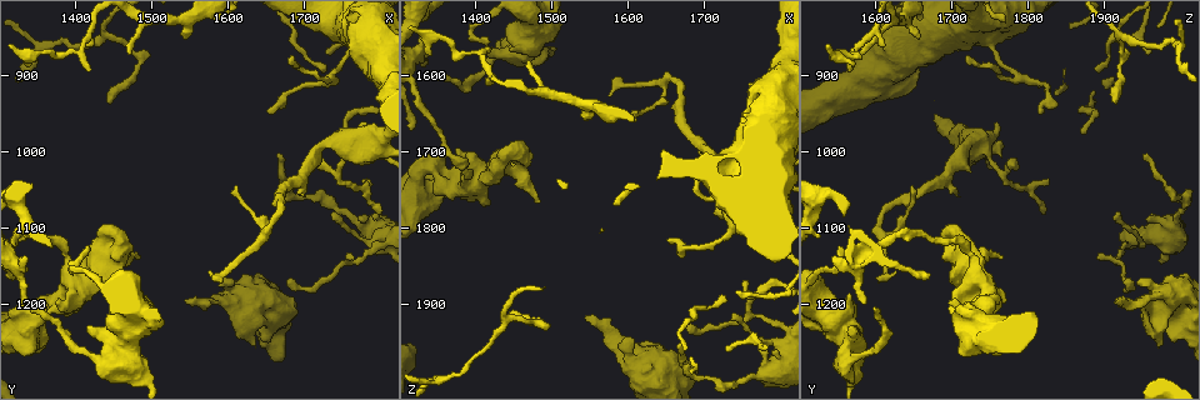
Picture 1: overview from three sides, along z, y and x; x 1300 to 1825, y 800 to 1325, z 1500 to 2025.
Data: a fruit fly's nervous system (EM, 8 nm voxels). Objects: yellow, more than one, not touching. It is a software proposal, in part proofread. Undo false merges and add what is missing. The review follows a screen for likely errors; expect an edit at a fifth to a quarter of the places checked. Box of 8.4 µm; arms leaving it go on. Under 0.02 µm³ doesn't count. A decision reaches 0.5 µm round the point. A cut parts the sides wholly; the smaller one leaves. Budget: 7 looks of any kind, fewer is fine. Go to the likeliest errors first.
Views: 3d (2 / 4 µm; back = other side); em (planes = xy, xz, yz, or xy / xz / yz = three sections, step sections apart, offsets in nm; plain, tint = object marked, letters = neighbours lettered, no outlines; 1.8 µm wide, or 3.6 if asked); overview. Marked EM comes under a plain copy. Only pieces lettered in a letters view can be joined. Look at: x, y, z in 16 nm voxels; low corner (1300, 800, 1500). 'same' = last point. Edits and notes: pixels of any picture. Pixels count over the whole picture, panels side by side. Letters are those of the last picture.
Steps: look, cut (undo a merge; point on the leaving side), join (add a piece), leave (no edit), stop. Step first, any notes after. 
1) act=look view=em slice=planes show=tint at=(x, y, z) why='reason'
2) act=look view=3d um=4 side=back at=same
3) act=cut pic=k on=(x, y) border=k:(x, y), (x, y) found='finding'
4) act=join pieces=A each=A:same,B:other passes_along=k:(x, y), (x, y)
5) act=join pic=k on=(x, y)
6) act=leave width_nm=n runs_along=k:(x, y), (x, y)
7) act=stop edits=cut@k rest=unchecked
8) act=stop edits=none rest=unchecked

act=look view=em slice=planes show=letters at=(1780, 995, 1735) why='four or more arms meet'

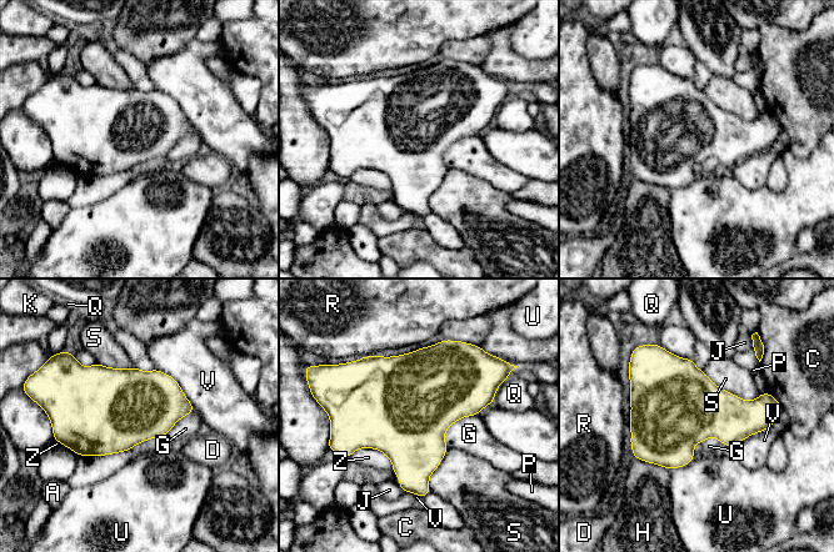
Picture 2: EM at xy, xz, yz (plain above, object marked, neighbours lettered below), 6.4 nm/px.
act=leave each=A:other,C:other,D:other,G:other,H:other,J:other,K:other,P:other,Q:other,R:other,S:other,U:other,V:other,Z:other border=2:(477, 415), (447, 430), (448, 447) found='all the same neuron'

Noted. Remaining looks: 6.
act=look view=em slice=xz step=8 show=tint at=(1790, 1110, 1980)

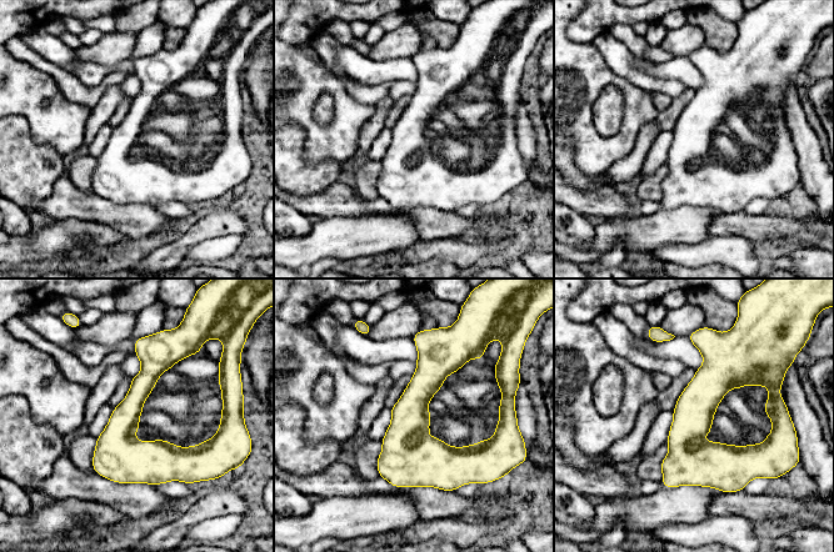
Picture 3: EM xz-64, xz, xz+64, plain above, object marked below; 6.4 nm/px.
act=look view=em slice=planes show=letters at=same why='another direction'

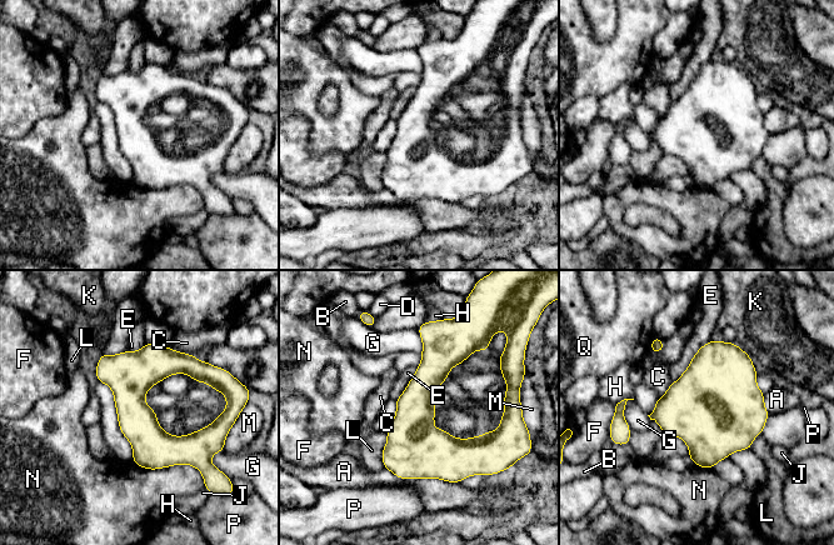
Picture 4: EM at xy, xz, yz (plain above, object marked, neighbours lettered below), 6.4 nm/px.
act=leave each=A:other,B:other,C:other,D:other,E:other,F:other,G:other,H:other,J:other,K:other,L:other,M:other,N:other,P:other,Q:other border=4:(709, 339), (670, 383) found='continuous, no second neuron'

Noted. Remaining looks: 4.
act=look view=3d um=4 at=(1450, 1250, 1565) why='thick turns thin'

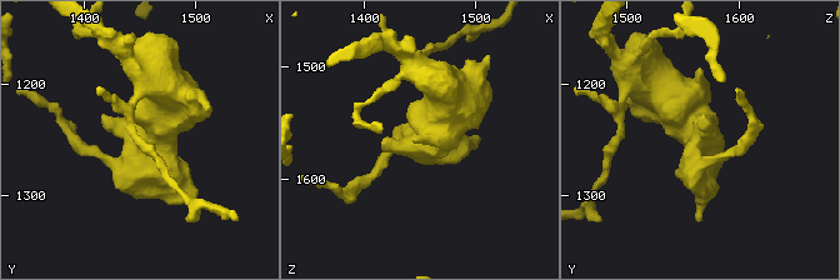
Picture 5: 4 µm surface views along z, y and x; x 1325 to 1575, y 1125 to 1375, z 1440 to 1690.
act=look view=em um=3.6 slice=xy step=16 show=tint at=(1452, 1248, 1568) why='now the EM'

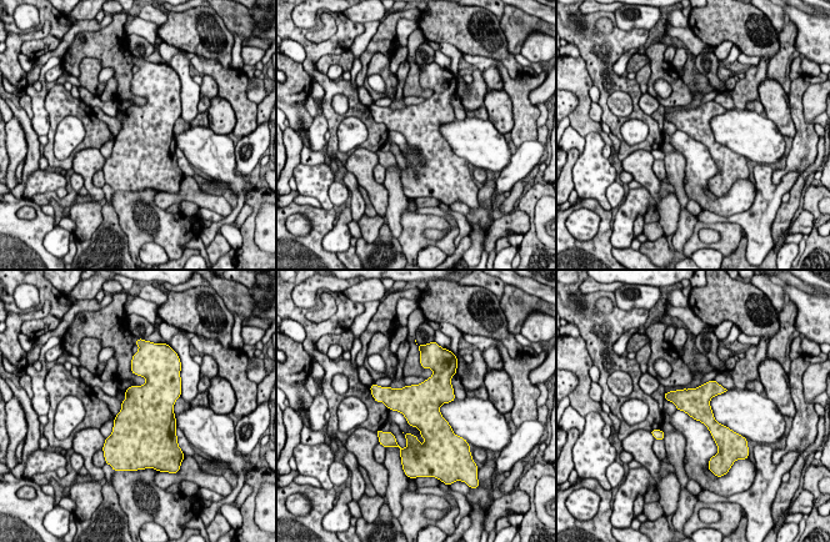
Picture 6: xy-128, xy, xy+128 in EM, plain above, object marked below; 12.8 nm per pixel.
act=look view=em um=3.6 slice=yz step=8 show=letters at=same why='another direction'

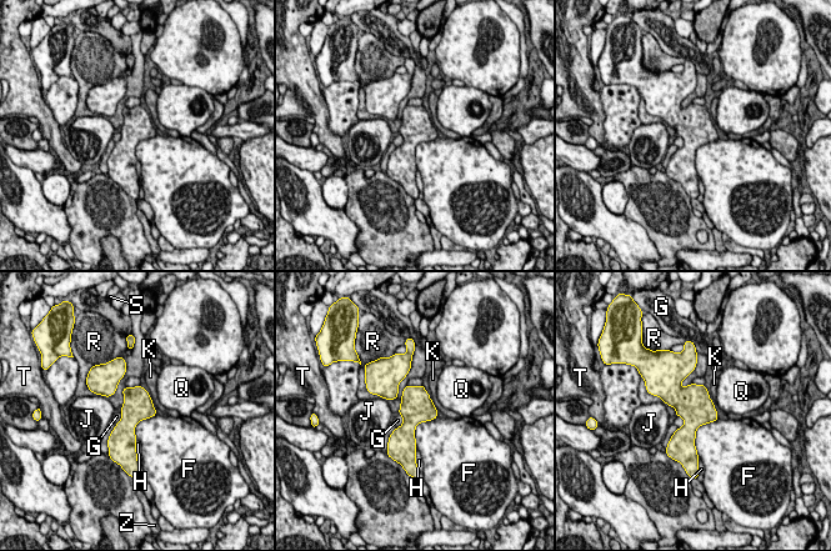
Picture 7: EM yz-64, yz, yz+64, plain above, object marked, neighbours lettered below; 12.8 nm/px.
act=leave each=F:other,G:other,H:other,J:other,K:other,Q:other,R:other,S:other,T:other,Z:other border=7:(717, 417), (697, 429), (696, 454) found='one neuron here'

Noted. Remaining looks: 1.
act=stop edits=none rest=unchecked

